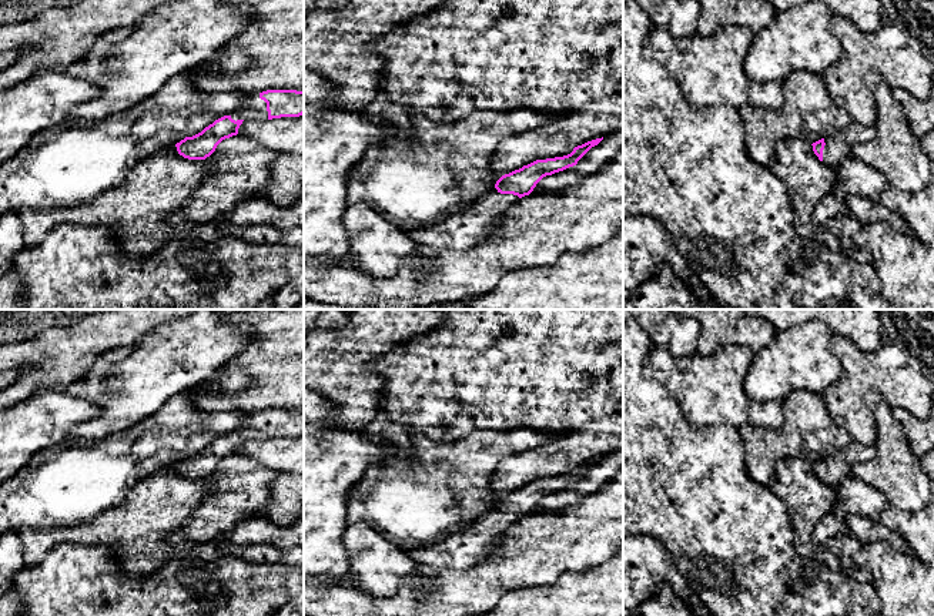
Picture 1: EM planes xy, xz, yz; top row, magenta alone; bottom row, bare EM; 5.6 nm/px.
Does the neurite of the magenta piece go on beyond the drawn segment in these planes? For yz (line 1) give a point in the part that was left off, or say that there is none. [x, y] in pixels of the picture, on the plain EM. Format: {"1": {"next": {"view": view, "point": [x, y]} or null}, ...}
{"1": {"next": {"view": "yz", "point": [839, 464]}}}

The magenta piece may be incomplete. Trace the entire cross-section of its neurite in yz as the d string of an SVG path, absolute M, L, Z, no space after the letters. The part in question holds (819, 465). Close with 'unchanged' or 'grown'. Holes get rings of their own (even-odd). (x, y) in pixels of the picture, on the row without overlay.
M851 441L843 449L813 462L813 471L830 488L837 488L846 478L851 476L851 466L871 461L876 455L874 445Z | grown

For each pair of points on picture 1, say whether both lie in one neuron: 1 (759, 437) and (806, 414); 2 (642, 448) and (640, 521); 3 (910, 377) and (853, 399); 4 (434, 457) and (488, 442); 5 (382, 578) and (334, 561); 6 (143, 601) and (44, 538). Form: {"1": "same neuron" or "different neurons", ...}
{"1": "same neuron", "2": "same neuron", "3": "same neuron", "4": "same neuron", "5": "different neurons", "6": "different neurons"}

